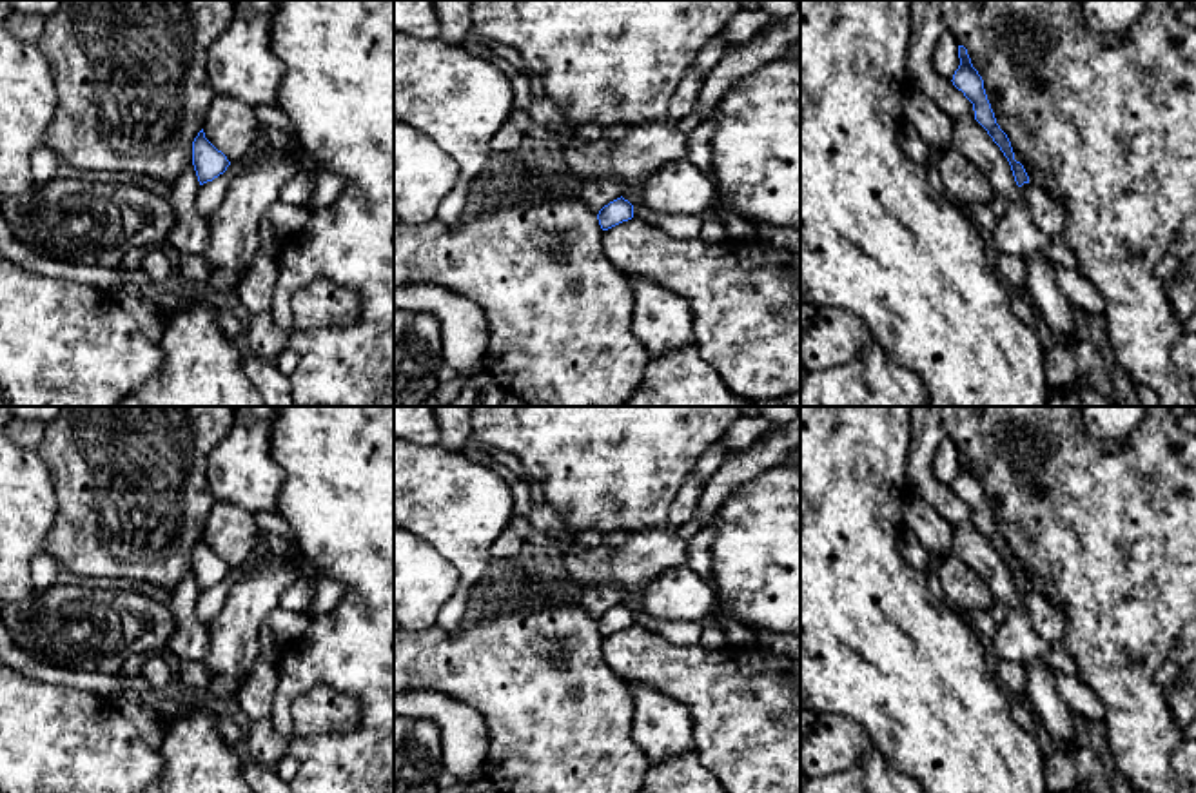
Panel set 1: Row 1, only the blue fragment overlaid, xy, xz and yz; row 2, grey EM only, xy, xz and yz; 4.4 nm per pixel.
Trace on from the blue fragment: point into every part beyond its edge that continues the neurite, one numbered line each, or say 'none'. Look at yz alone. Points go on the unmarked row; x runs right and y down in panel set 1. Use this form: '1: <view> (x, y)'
1: yz (1048, 623)

